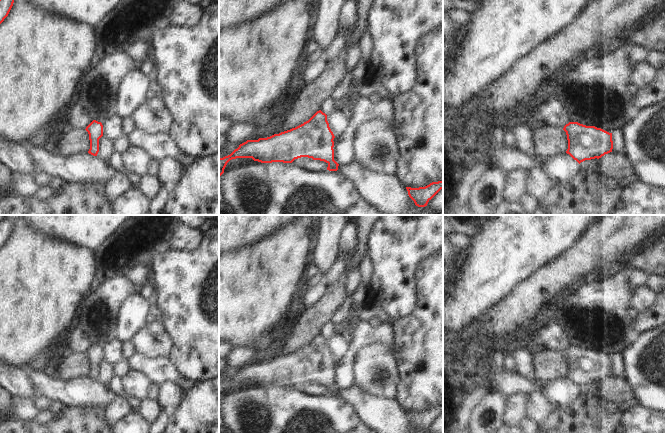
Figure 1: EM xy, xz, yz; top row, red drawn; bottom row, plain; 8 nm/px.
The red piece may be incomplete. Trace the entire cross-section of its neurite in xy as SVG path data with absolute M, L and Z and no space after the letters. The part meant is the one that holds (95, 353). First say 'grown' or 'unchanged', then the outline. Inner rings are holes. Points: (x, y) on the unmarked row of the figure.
unchanged; M93 344L85 354L88 356L90 364L88 377L97 380L99 376L99 363L103 360L103 349L101 346Z

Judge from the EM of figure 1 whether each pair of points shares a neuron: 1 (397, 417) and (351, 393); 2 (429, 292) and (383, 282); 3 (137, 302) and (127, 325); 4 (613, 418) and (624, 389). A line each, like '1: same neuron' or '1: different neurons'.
1: same neuron
2: different neurons
3: same neuron
4: different neurons

